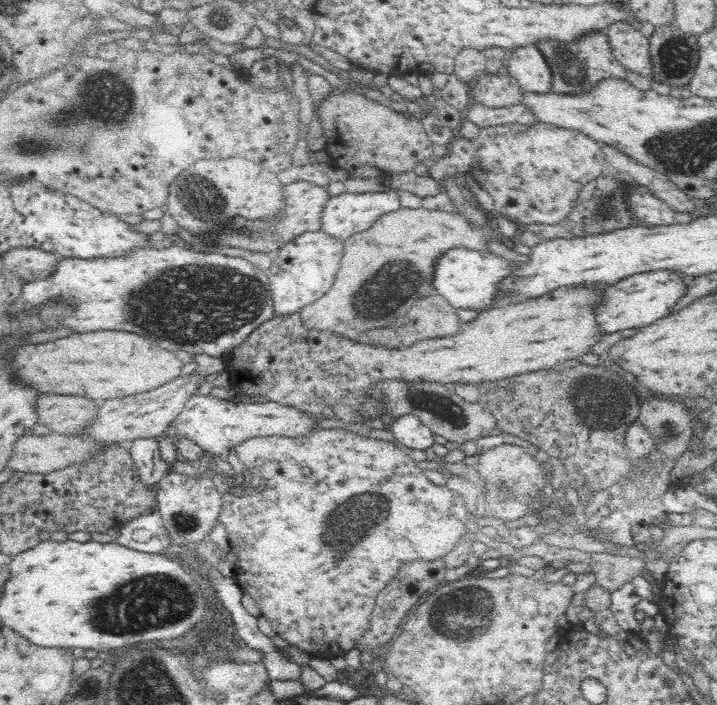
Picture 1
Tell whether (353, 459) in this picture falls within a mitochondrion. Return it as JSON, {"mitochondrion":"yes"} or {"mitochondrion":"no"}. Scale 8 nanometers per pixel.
{"mitochondrion":"no"}

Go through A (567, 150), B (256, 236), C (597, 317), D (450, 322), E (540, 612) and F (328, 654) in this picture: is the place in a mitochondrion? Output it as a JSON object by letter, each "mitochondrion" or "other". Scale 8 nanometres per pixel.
{"A":"other","B":"mitochondrion","C":"other","D":"other","E":"other","F":"other"}

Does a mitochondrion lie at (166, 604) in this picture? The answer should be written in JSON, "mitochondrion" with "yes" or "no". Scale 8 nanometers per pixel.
{"mitochondrion":"yes"}

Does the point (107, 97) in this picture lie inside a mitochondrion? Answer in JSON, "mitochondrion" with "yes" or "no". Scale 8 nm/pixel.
{"mitochondrion":"yes"}

